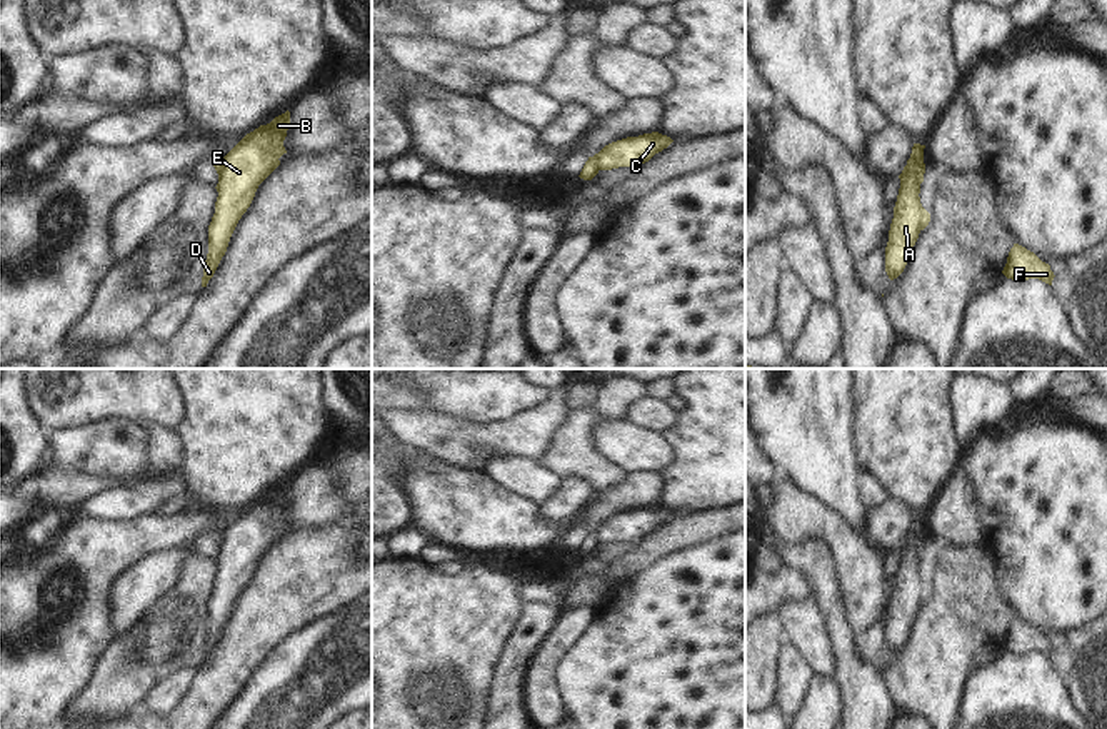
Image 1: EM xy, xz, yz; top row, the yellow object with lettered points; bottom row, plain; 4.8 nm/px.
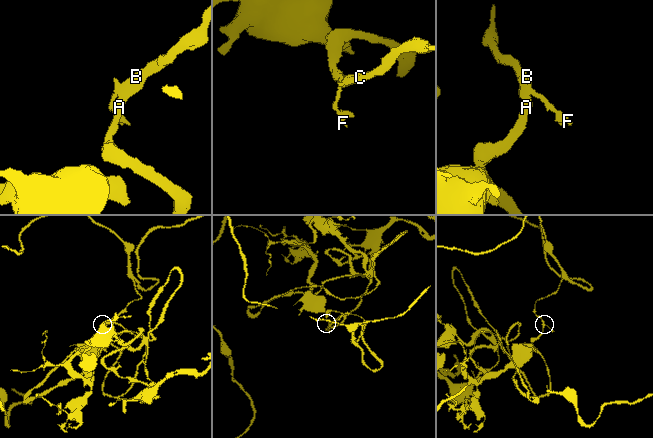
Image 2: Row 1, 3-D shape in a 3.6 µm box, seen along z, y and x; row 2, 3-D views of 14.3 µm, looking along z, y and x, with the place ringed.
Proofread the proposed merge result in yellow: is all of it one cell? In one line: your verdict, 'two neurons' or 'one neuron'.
two neurons

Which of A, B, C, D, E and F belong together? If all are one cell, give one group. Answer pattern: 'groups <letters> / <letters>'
groups A B C D E / F

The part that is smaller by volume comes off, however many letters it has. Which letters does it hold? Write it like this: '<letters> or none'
F.

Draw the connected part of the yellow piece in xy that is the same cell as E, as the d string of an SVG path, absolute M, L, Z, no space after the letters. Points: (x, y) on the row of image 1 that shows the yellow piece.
M290 112L275 117L270 123L260 125L253 132L247 133L223 158L222 170L217 184L215 214L208 225L208 254L203 267L202 287L207 287L213 277L222 257L227 252L230 237L250 207L258 185L280 165L280 157L287 153L283 140L290 127Z

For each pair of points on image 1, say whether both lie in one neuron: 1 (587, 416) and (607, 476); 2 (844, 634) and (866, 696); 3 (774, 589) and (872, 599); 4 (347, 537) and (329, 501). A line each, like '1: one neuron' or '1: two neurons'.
1: one neuron
2: one neuron
3: two neurons
4: two neurons

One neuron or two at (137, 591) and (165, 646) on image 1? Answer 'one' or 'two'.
two

